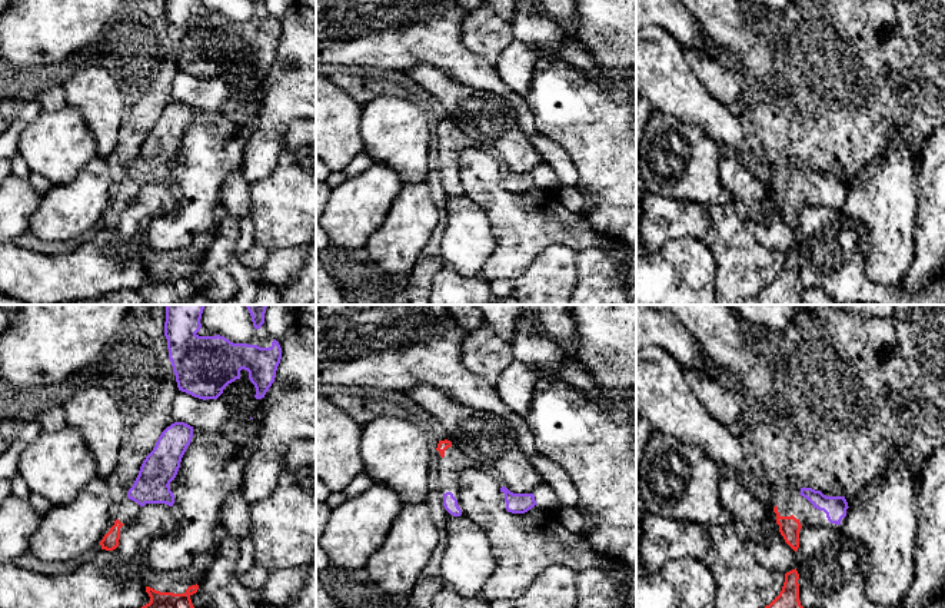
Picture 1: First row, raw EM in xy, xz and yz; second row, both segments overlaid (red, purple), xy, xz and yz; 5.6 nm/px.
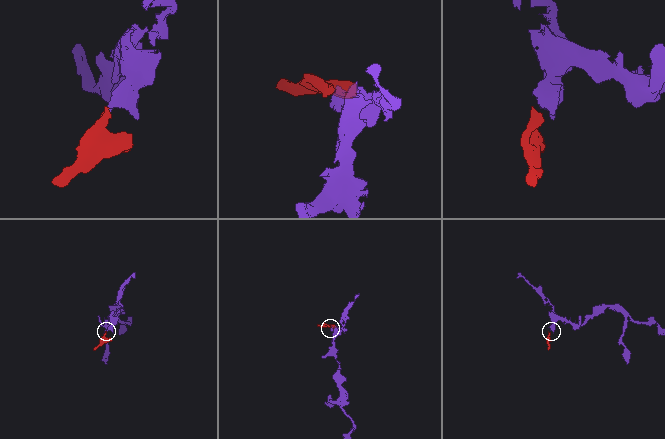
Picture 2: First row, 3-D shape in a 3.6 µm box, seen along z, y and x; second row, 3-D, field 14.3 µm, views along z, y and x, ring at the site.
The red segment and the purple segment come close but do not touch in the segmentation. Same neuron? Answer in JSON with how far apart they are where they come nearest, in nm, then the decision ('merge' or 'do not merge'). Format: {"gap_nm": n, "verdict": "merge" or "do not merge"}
{"gap_nm": 110, "verdict": "merge"}

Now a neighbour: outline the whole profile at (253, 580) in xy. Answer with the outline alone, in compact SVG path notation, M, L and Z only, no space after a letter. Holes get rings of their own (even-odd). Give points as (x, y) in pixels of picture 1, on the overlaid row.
M254 564L254 567L252 569L240 574L239 581L249 591L252 591L254 594L256 591L259 591L264 587L267 575L269 575L269 571L266 568Z

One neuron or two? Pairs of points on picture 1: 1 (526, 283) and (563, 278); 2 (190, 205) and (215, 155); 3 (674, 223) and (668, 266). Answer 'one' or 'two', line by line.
1: one
2: one
3: two

